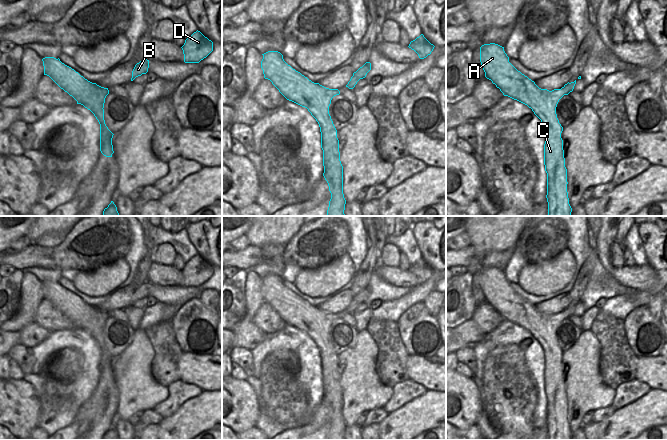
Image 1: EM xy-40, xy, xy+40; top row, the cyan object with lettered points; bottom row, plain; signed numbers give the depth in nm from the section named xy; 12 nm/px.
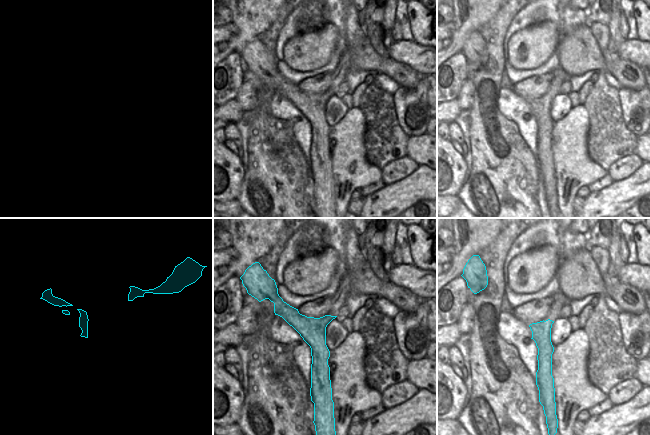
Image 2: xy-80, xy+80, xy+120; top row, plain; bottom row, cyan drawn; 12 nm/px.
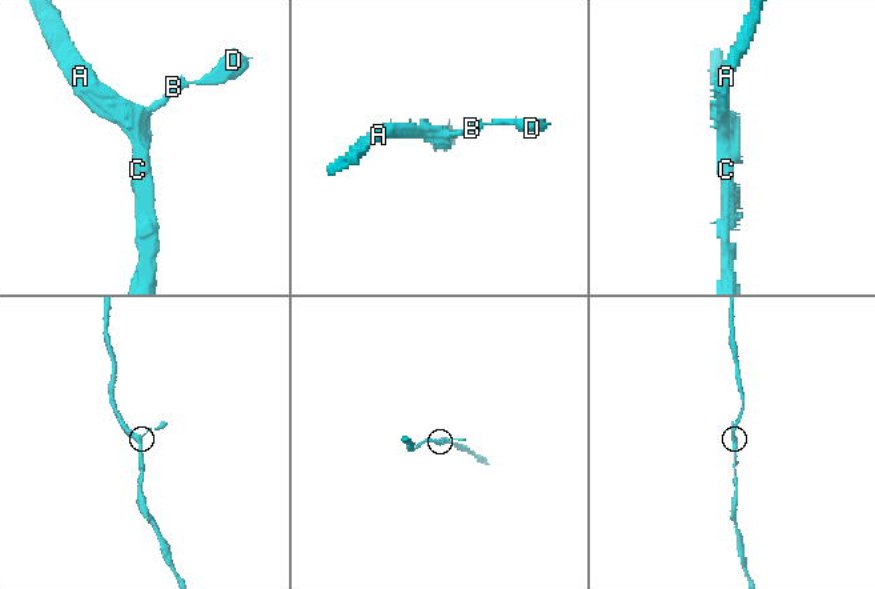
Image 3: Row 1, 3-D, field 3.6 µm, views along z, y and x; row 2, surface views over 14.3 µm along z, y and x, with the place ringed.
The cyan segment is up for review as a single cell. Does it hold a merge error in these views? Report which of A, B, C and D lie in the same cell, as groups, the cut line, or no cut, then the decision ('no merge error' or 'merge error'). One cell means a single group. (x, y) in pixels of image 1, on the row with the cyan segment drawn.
A B C D | no cut | no merge error

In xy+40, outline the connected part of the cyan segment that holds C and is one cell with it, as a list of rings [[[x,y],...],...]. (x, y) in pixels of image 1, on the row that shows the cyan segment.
[[[484,44],[480,47],[480,62],[485,77],[514,100],[532,109],[544,126],[544,165],[547,173],[548,216],[571,216],[567,192],[567,169],[556,107],[559,100],[573,91],[576,80],[561,89],[549,91],[539,88],[534,81],[518,71],[510,62],[504,47]]]

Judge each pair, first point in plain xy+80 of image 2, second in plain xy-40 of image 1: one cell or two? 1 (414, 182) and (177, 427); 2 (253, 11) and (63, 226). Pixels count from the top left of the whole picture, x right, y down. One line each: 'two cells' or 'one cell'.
1: one cell
2: one cell

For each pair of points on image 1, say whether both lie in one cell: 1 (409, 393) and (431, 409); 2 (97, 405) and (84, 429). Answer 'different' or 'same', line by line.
1: different
2: same

